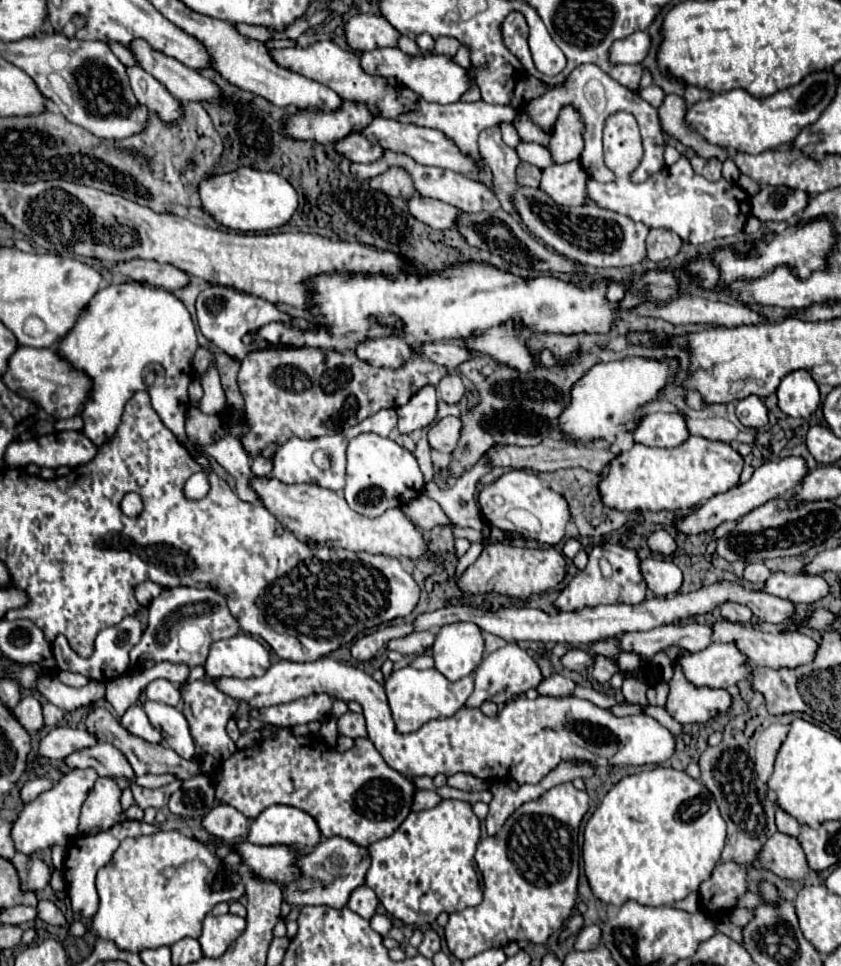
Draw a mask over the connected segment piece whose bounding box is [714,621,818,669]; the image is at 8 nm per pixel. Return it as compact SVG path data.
M720 621L714 625L714 641L734 641L738 643L738 647L742 647L742 653L748 657L748 661L756 667L770 667L770 669L794 669L806 663L814 661L814 655L818 651L818 643L804 635L804 633L780 633L780 635L772 635L772 633L764 633L764 631L756 631L752 627L744 627L740 623L730 623L730 621Z

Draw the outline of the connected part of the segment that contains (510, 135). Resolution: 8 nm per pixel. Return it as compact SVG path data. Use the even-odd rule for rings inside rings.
M504 122L501 123L499 127L504 143L506 143L508 147L514 147L514 149L516 149L516 145L520 143L520 137L518 137L518 133L516 132L516 129L513 124Z

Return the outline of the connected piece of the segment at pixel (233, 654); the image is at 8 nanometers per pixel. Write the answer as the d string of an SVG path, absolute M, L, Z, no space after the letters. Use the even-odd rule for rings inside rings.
M238 633L214 643L204 663L206 675L216 677L262 677L270 667L270 651L250 635Z

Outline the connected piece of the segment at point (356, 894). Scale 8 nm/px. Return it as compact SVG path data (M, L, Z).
M360 885L356 887L352 893L350 893L350 899L348 899L348 907L358 913L360 917L364 919L370 919L374 913L376 913L376 907L378 907L378 899L374 895L374 891L366 885Z

